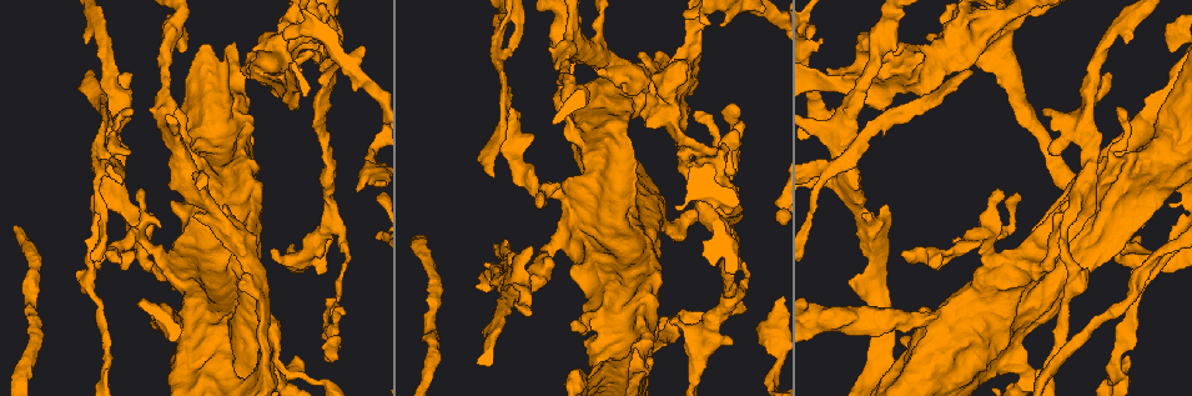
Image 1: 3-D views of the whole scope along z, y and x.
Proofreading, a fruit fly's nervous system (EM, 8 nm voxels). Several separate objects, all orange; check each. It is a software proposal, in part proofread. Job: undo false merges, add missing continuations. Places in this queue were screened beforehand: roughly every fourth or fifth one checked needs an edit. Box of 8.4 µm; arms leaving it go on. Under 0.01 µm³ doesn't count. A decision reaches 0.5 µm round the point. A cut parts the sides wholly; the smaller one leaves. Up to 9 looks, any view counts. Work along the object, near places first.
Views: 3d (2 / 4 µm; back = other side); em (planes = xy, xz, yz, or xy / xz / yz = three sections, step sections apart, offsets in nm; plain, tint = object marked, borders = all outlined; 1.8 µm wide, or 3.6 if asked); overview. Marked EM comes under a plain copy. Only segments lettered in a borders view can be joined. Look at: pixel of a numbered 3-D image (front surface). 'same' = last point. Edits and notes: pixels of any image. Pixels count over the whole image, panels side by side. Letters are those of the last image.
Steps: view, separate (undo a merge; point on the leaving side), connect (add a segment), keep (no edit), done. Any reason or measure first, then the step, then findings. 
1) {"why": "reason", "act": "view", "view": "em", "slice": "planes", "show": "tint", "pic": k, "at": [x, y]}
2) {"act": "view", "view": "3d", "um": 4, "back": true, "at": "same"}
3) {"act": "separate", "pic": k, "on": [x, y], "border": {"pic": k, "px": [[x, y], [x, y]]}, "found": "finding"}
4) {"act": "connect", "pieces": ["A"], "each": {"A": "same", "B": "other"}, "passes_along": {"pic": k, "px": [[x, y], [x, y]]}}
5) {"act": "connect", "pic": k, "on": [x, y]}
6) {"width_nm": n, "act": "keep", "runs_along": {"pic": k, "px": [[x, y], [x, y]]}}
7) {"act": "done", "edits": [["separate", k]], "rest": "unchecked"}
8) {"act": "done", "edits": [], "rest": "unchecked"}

{"why": "thin end", "act": "view", "view": "em", "slice": "yz", "step": 8, "show": "tint", "pic": 1, "at": [357, 192]}

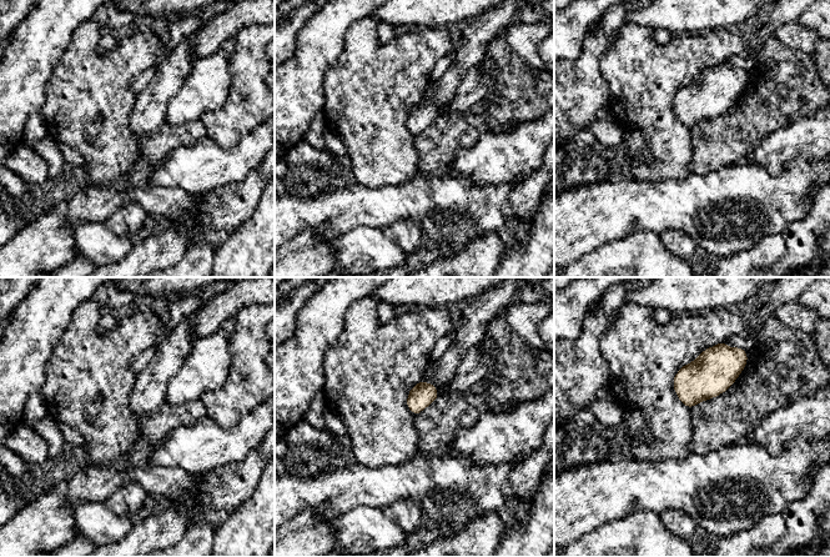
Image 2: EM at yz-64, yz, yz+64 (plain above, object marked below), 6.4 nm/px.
{"why": "cut it another way", "act": "view", "view": "em", "slice": "planes", "show": "borders", "at": "same"}

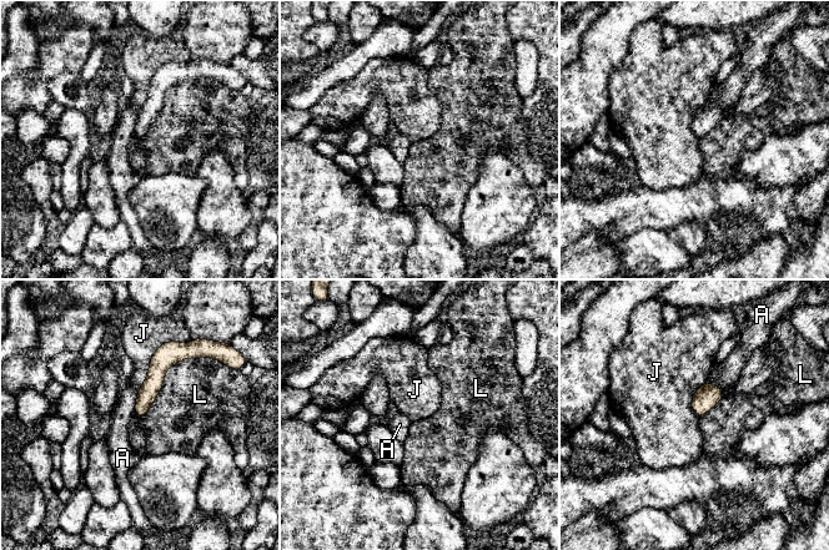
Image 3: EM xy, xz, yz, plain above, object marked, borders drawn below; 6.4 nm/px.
{"act": "keep", "each": {"A": "other", "J": "other", "L": "other"}, "found": "none of them fits"}

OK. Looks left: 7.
{"why": "an open end", "act": "view", "view": "em", "slice": "planes", "show": "borders", "pic": 1, "at": [271, 251]}

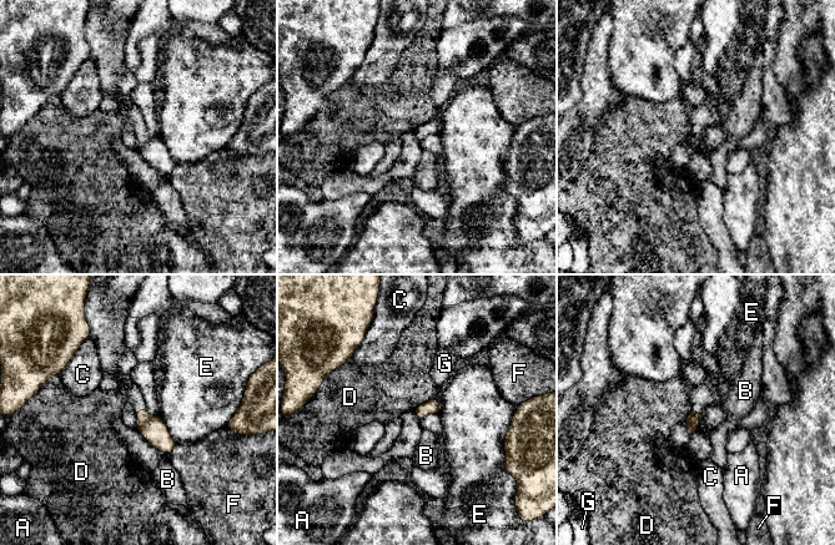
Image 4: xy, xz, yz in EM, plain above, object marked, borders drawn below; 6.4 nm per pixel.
{"act": "keep", "each": {"A": "other", "B": "other", "C": "other", "D": "other", "E": "other", "F": "other", "G": "other"}, "border": {"pic": 4, "px": [[436, 397], [424, 400], [413, 409]]}, "found": "no lettered segment goes on from it"}

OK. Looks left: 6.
{"why": "stops while still wide", "act": "view", "view": "em", "slice": "planes", "show": "borders", "pic": 1, "at": [585, 373]}

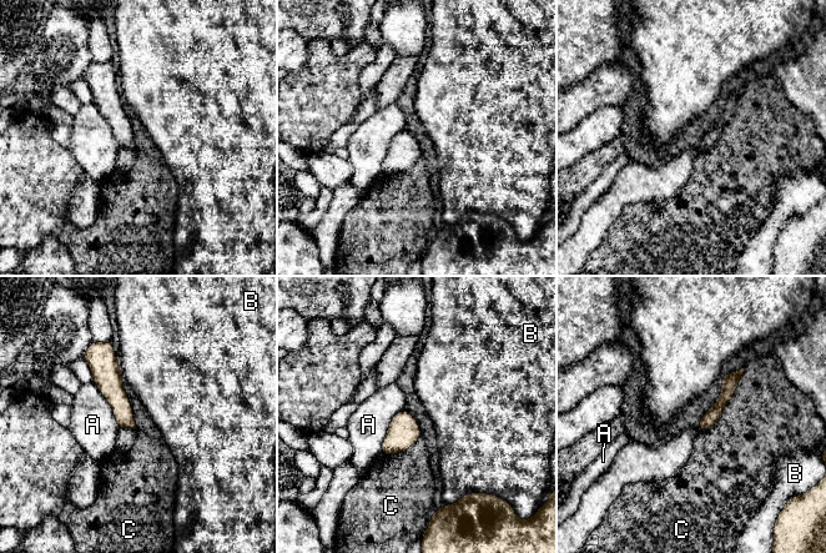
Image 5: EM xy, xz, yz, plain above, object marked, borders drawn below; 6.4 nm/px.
{"act": "keep", "each": {"A": "other", "B": "other", "C": "other"}, "border": {"pic": 5, "px": [[745, 368], [720, 418], [699, 431]]}, "found": "no lettered segment goes on from it"}

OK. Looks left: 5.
{"why": "side arm on a straight run", "act": "view", "view": "em", "um": 3.6, "slice": "planes", "show": "borders", "pic": 1, "at": [1000, 55]}

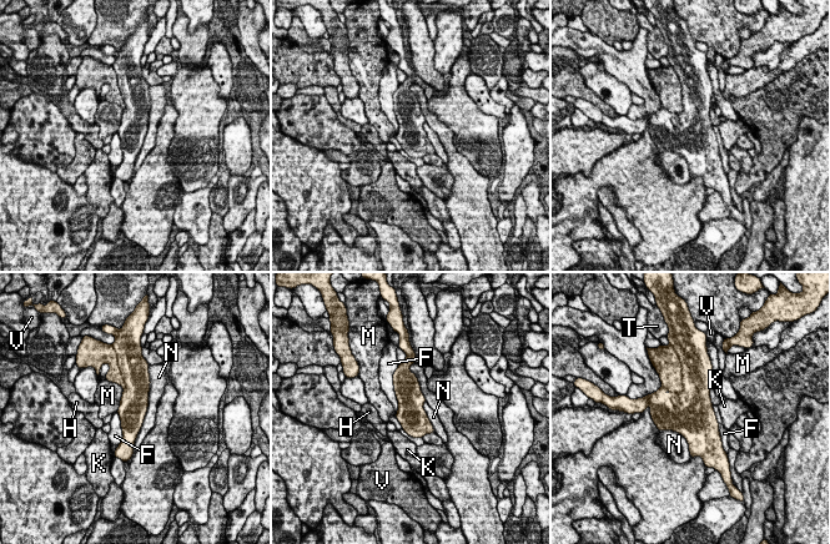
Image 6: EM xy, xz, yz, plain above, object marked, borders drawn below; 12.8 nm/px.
{"longest_contact_nm": ["N", 1100], "act": "separate", "pic": 6, "on": [669, 371], "each": {"F": "other", "H": "other", "K": "other", "M": "other", "N": "other", "T": "other", "V": "other"}, "found": "a second neuron is stuck on"}

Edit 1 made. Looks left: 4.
{"act": "done", "edits": [["separate", 6]], "rest": "unchecked"}

